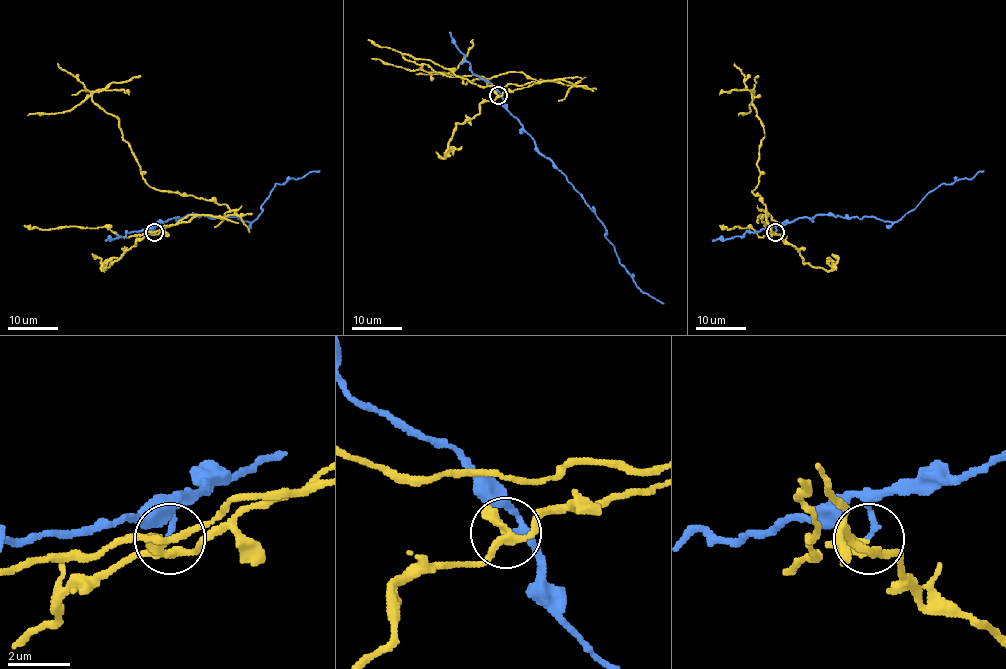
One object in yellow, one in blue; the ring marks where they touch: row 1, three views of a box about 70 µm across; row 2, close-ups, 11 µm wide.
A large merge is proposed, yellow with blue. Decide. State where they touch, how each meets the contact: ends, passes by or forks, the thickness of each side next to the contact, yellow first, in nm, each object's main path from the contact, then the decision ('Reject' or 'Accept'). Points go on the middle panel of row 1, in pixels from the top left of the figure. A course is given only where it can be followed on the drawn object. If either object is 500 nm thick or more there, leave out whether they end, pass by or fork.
Place: (498, 95). At the ring yellow ends. At the ring blue ends. Thickness 340 nm (yellow) against 160 nm. Course of yellow: (497, 96), (534, 83), (567, 80), (578, 85), (538, 80), (519, 72), (466, 84), (459, 77), (371, 58). Course of blue: (497, 96), (535, 147), (596, 215), (621, 265), (641, 290), (664, 304). Reject

